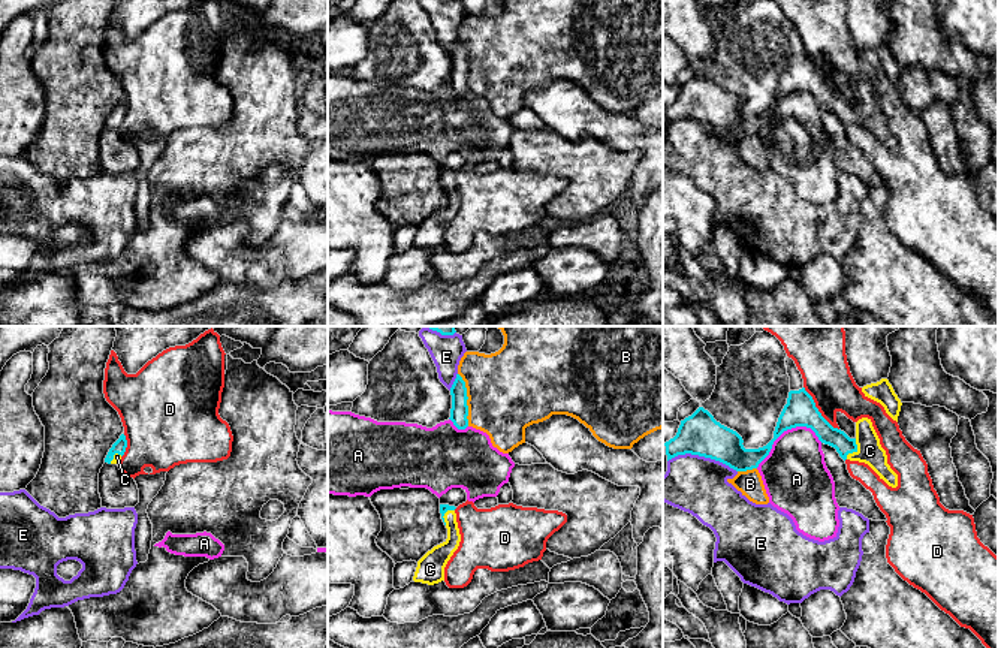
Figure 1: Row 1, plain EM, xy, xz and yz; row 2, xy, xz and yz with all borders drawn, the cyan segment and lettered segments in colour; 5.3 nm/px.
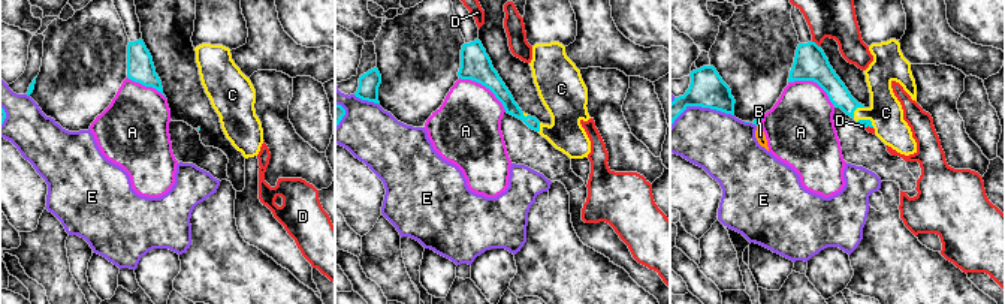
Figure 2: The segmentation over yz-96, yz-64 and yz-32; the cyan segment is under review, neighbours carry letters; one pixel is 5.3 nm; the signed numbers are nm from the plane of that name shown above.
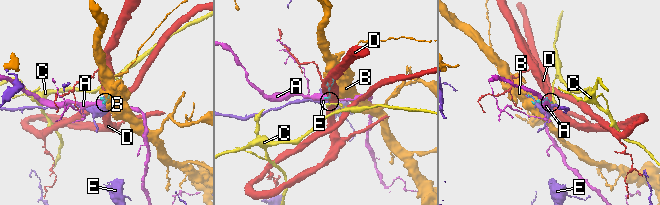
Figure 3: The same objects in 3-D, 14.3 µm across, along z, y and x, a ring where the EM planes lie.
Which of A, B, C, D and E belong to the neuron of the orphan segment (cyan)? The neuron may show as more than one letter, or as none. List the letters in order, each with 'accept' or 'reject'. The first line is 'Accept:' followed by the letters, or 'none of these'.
Accept: C
A: reject
B: reject
C: accept
D: reject
E: reject

